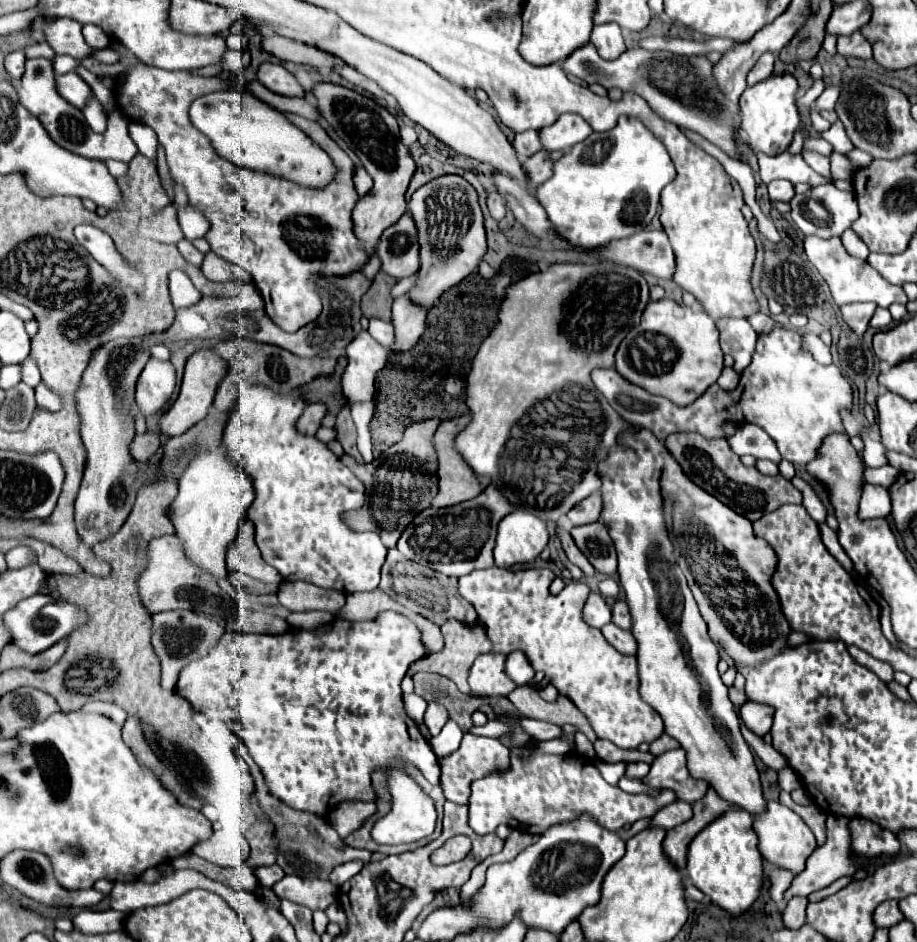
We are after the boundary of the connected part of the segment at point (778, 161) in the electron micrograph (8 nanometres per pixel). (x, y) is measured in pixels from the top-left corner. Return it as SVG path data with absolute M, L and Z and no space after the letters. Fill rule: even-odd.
M782 152L778 156L766 156L758 154L758 164L760 164L760 178L764 184L770 184L772 180L784 178L794 184L806 182L812 186L826 184L826 178L818 176L804 160L802 156L792 156L790 152Z

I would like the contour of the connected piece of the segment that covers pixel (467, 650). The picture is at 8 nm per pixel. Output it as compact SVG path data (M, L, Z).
M448 620L444 626L442 626L442 636L444 636L444 648L436 654L428 654L424 658L420 658L418 662L414 662L408 670L408 674L416 674L416 672L436 672L436 674L442 674L446 678L450 678L460 692L464 692L469 696L473 696L470 688L468 688L468 674L470 674L470 668L474 664L474 660L480 656L480 654L486 654L490 652L490 640L486 638L486 632L482 626L478 628L468 628L468 626L462 626L460 622L456 620Z

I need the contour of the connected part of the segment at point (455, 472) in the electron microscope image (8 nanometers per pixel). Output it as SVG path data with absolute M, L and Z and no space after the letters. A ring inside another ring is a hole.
M460 416L460 418L454 418L454 420L446 420L446 422L440 422L434 438L432 438L432 444L434 444L434 450L438 454L438 492L432 500L432 506L434 508L446 508L446 506L454 506L454 504L460 504L460 502L466 502L466 500L472 500L476 498L484 488L486 484L478 478L474 478L472 470L462 462L462 458L458 458L458 454L454 452L454 436L470 422L470 416Z

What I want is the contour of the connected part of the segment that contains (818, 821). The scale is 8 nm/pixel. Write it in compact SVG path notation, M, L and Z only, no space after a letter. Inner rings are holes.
M780 792L780 802L786 806L786 808L790 808L792 812L796 812L804 822L806 822L806 826L814 832L814 836L816 836L816 840L818 842L822 842L822 838L826 838L826 834L824 834L824 822L826 822L826 812L822 812L818 806L814 806L814 804L810 804L810 806L800 806L800 804L796 804L792 798L790 798L790 794L788 792Z

